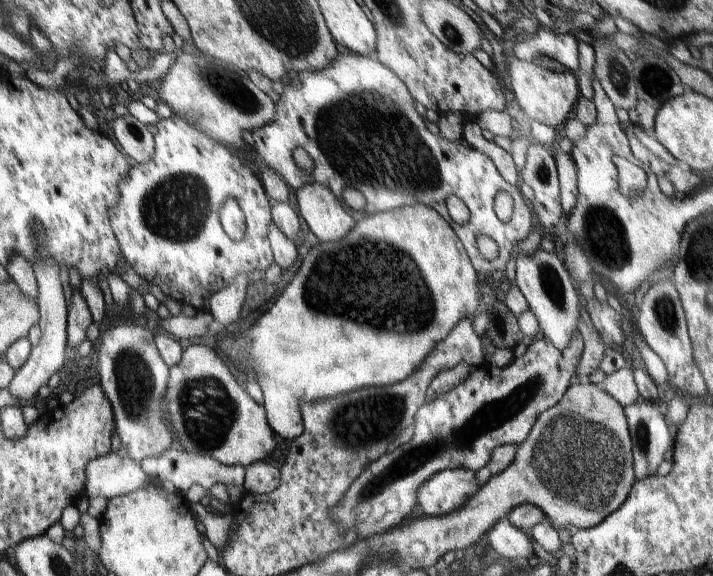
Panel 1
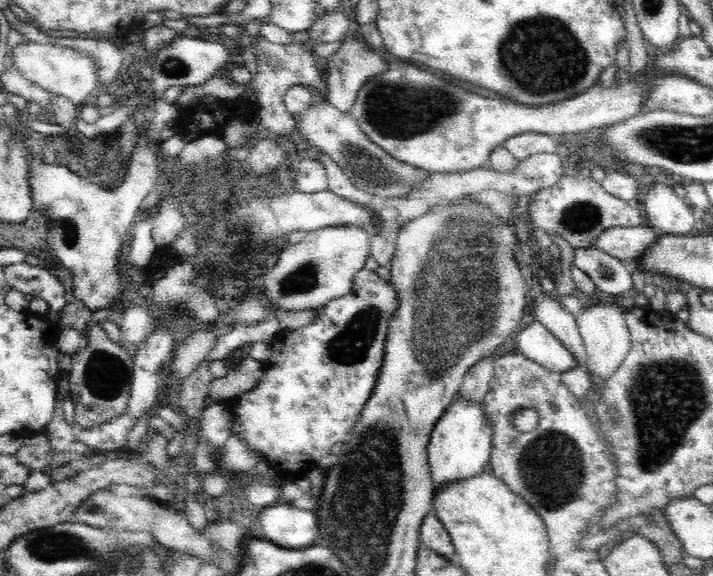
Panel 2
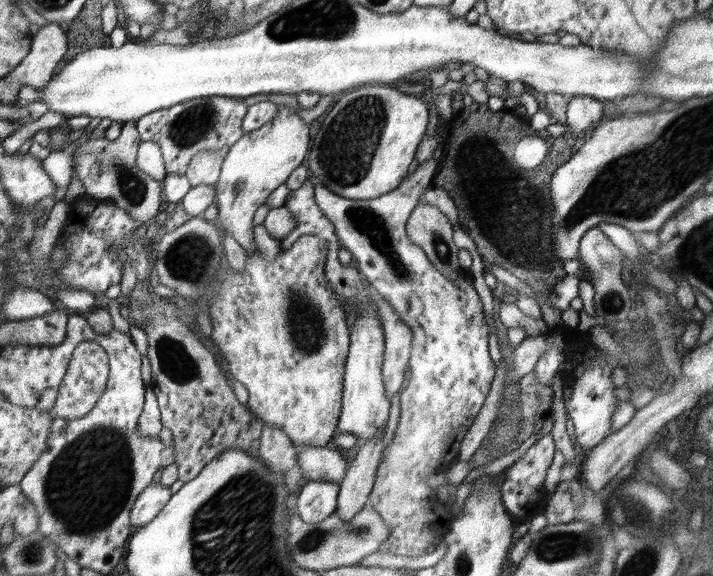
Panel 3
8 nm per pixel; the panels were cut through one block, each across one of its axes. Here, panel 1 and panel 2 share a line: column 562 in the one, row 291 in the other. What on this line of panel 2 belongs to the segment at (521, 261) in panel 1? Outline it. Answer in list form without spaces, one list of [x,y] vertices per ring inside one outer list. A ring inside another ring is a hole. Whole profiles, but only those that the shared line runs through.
[[[336,225],[308,232],[299,243],[290,244],[282,249],[276,265],[261,273],[264,279],[262,295],[268,299],[268,305],[274,307],[276,311],[311,308],[320,310],[328,301],[346,296],[350,292],[355,275],[364,269],[366,260],[371,254],[370,238],[372,237],[360,225]]]

